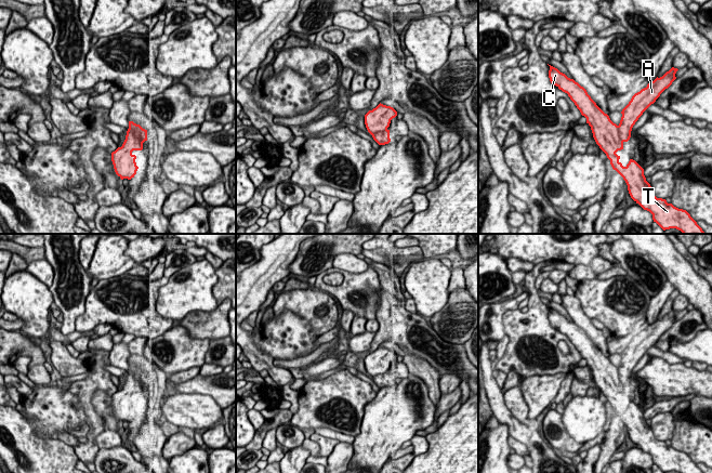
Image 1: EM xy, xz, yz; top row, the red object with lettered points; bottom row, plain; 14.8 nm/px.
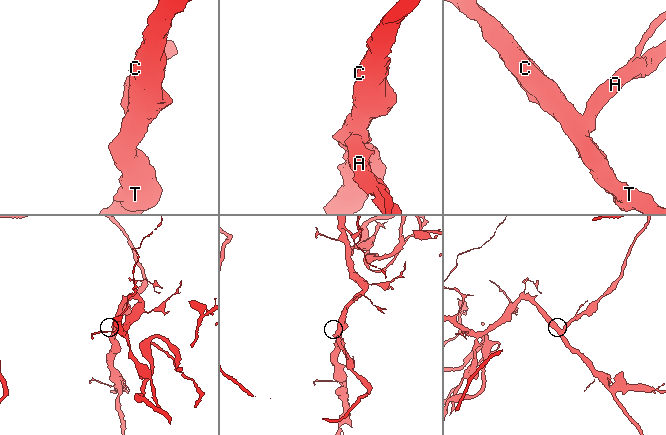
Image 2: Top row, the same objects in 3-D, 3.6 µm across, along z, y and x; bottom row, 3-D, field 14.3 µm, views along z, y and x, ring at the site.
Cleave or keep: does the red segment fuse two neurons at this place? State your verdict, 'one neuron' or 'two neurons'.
two neurons

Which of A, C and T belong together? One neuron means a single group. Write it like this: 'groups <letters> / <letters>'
groups A / C T

